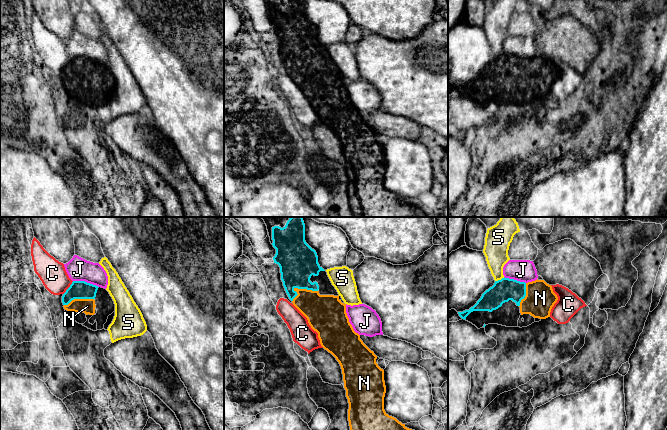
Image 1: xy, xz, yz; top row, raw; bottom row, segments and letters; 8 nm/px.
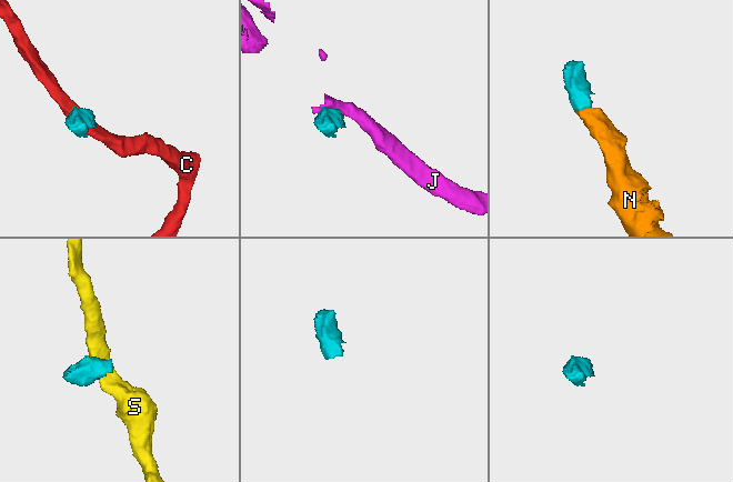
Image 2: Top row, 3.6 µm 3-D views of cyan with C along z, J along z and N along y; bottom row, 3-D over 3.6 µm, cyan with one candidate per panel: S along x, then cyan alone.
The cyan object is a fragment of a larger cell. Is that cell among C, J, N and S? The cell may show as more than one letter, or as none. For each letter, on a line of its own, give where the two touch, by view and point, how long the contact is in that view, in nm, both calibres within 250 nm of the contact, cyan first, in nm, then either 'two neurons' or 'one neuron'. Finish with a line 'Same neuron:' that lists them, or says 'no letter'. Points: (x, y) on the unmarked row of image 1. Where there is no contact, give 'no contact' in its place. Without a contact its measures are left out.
C: contact xy (68, 64); length 140 nm; calibres 140 and 220 nm; two neurons
J: contact xy (86, 58); length 220 nm; calibres 140 and 190 nm; two neurons
N: contact xz (299, 64); length 220 nm; calibres 300 and 260 nm; one neuron
S: contact yz (499, 56); length 90 nm; calibres 180 and 190 nm; two neurons
Same neuron: N

